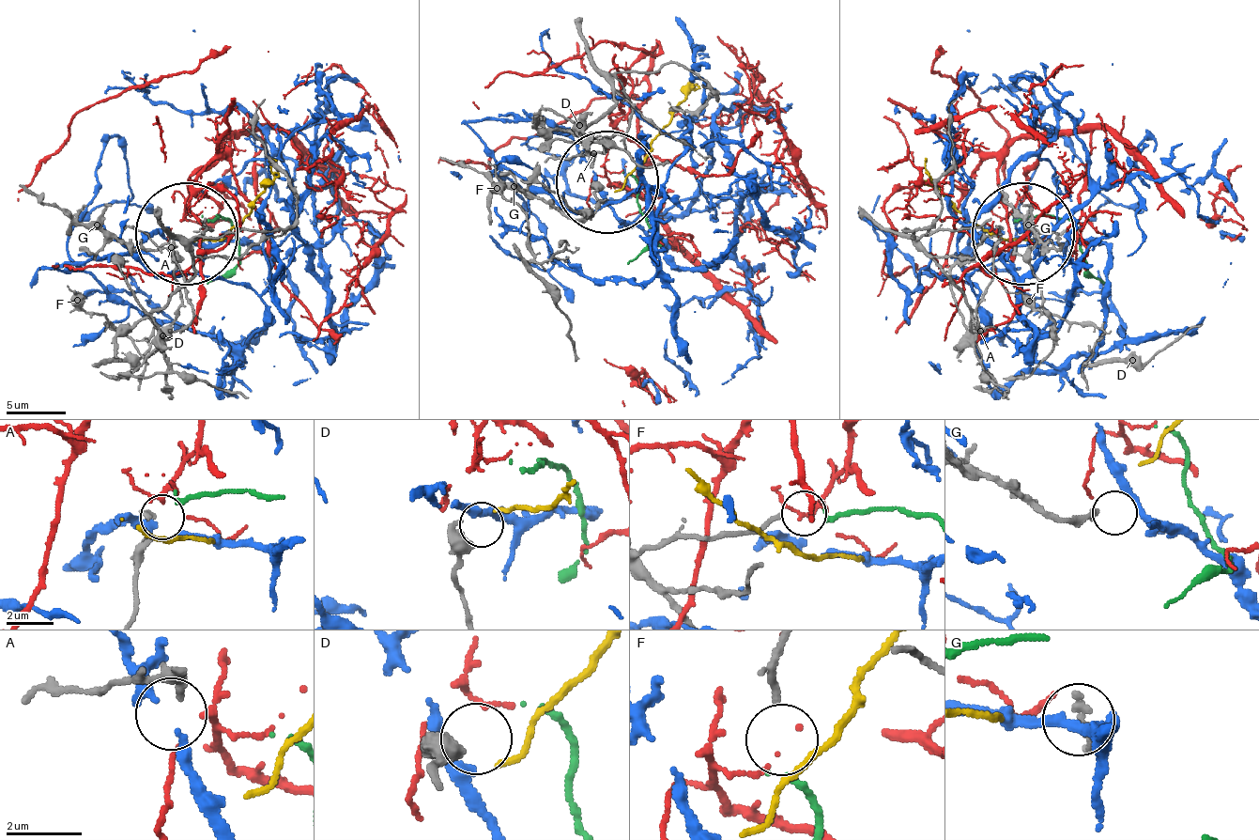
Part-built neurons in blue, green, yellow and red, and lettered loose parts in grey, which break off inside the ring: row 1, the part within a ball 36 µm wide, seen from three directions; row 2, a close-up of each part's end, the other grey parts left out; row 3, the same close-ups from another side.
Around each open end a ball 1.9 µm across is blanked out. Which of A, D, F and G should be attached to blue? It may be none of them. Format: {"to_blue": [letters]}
{"to_blue": ["G"]}

